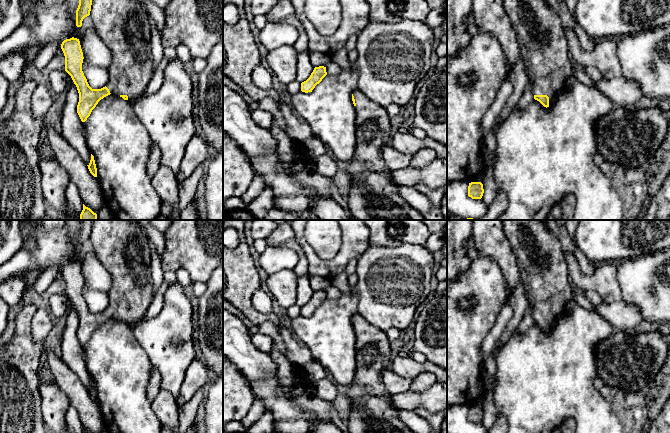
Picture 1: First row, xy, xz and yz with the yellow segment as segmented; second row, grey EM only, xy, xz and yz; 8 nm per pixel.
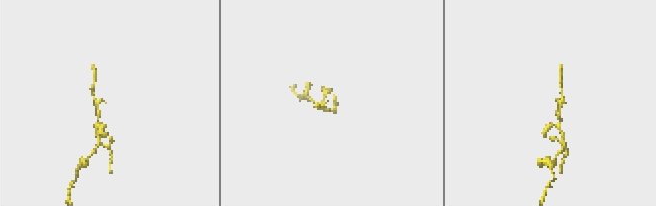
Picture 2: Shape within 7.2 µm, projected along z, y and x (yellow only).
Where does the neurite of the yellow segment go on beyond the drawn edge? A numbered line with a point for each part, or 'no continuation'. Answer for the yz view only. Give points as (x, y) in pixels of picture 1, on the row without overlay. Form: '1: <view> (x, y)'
1: yz (543, 272)

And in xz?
1: xz (372, 411)

